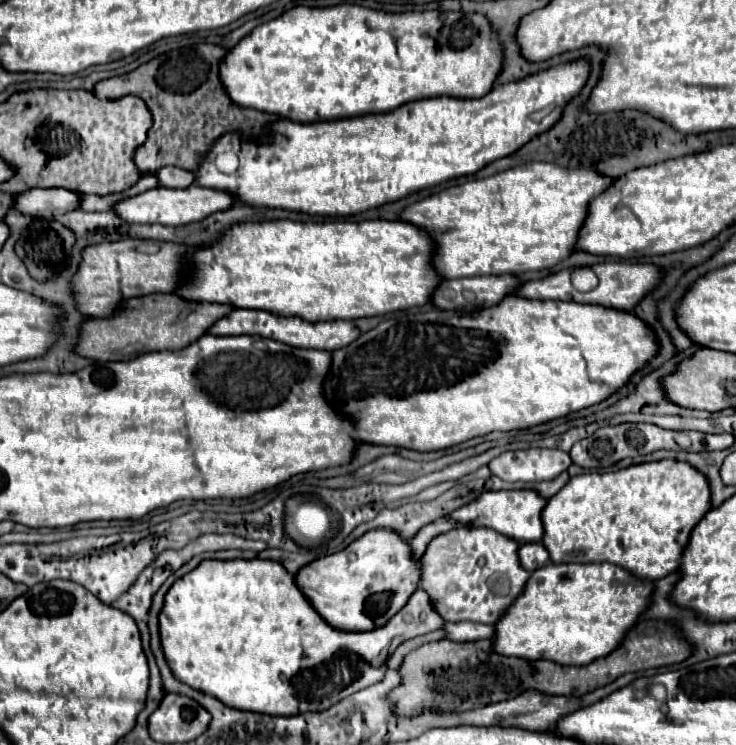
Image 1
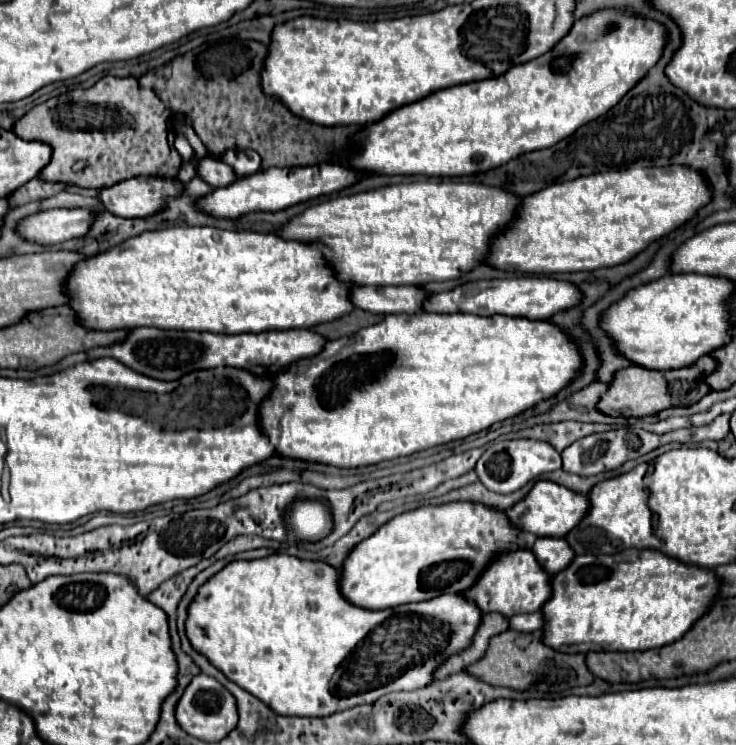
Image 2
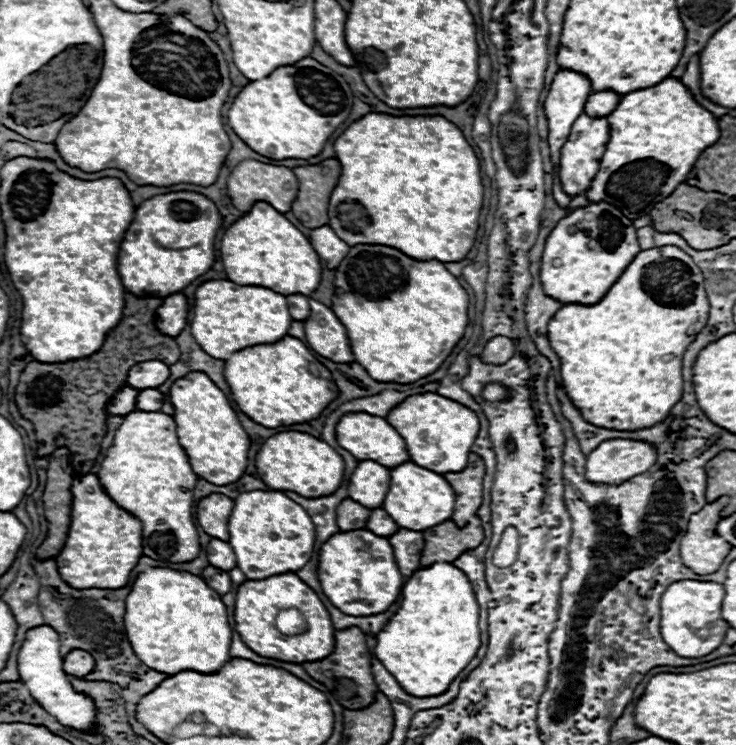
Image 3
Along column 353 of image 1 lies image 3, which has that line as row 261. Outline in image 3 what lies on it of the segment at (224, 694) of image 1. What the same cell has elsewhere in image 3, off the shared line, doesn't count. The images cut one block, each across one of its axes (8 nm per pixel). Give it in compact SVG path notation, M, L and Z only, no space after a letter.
M662 246L662 248L650 248L650 250L642 250L632 262L630 266L624 270L624 274L616 280L616 284L604 294L604 298L596 304L564 304L556 316L552 316L550 324L548 324L548 338L550 338L550 346L552 350L558 354L560 358L560 374L562 374L562 386L568 392L568 398L576 404L576 408L582 412L582 416L596 426L604 426L604 428L616 428L616 430L638 430L638 428L648 428L654 426L658 422L662 422L668 412L672 410L672 406L682 398L682 356L686 352L686 348L692 344L692 340L698 336L698 332L706 326L708 322L708 296L704 290L704 276L702 270L694 264L694 260L680 250L678 246Z

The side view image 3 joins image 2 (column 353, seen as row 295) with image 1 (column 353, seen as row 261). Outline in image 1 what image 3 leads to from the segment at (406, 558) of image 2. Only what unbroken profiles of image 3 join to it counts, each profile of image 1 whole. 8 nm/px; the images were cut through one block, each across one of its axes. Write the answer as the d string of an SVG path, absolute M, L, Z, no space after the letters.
M378 528L344 550L302 566L294 578L300 592L330 626L342 632L370 632L386 624L418 588L420 564L412 564L406 540L392 530Z

